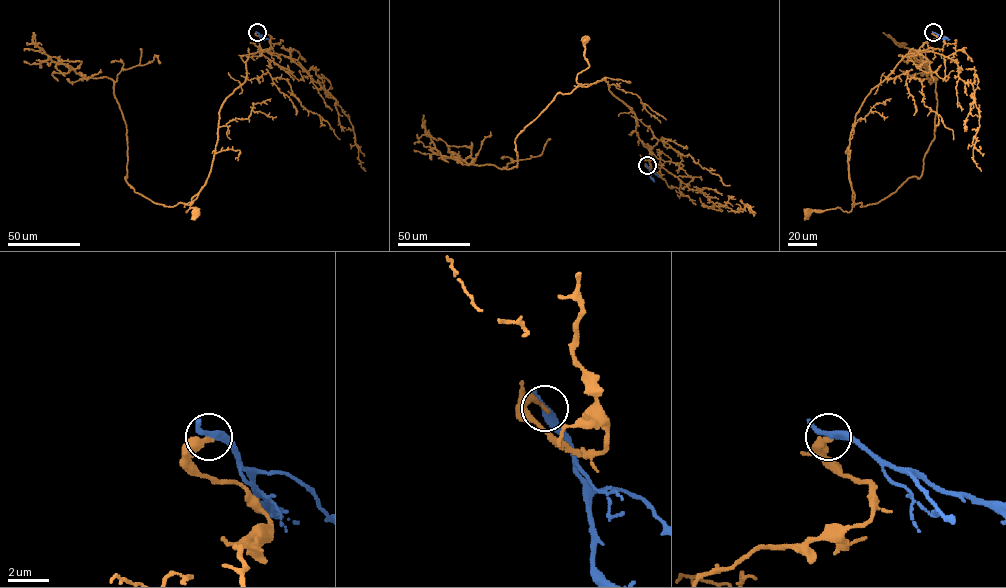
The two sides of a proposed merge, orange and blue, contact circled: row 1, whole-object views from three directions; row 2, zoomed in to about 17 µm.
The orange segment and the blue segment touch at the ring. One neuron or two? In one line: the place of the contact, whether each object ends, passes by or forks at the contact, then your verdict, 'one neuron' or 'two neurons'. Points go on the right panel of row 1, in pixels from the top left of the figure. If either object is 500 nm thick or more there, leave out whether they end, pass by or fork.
(933, 32) | orange ends | blue passes by | two neurons

